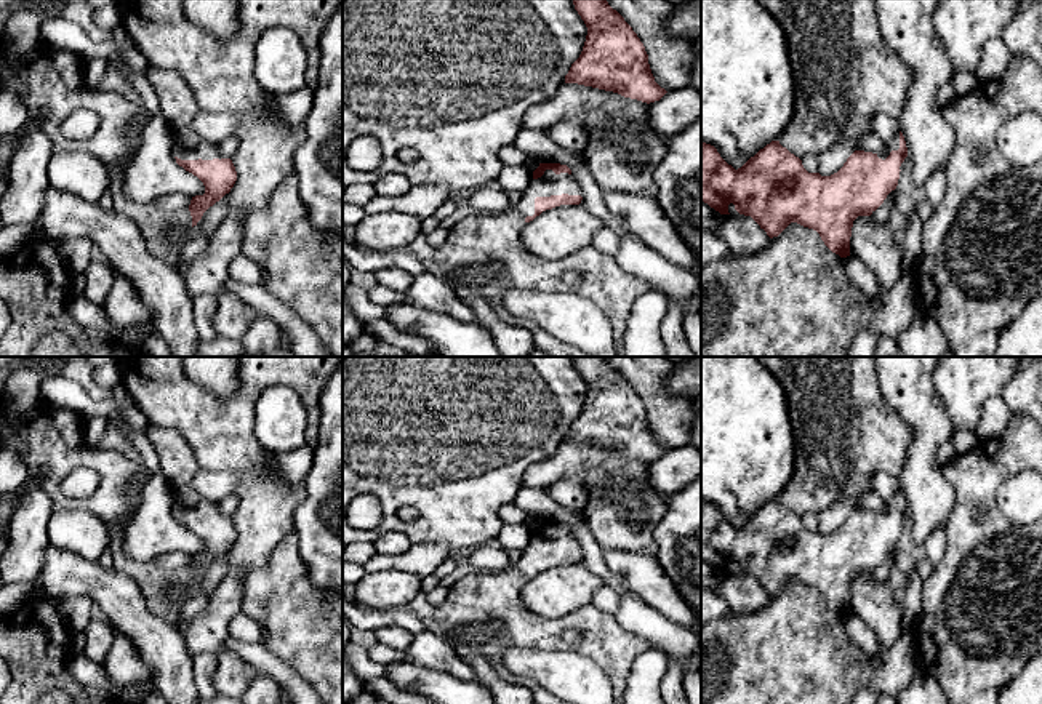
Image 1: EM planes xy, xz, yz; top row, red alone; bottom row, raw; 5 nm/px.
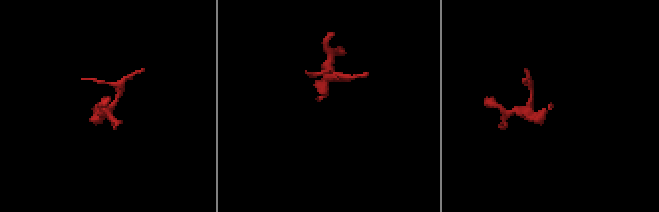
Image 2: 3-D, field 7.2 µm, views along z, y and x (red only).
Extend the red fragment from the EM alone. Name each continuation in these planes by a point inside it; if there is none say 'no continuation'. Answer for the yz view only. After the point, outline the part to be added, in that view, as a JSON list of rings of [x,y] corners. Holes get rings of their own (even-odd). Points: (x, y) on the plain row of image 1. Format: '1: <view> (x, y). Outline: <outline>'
1: yz (893, 503). Outline: [[[896,493],[890,501],[887,501],[887,509],[884,512],[877,512],[877,515],[885,518],[892,509],[898,507],[900,507],[900,493]]]

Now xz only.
1: xz (479, 597). Outline: [[[546,528],[541,536],[531,539],[531,542],[522,550],[520,558],[506,570],[495,573],[472,570],[458,582],[455,582],[448,589],[445,602],[435,606],[435,618],[453,646],[458,642],[455,634],[458,627],[499,622],[504,627],[504,635],[488,640],[485,645],[485,653],[488,654],[488,659],[498,677],[506,683],[528,688],[533,694],[535,704],[570,702],[565,702],[560,698],[547,693],[536,682],[509,672],[503,666],[503,651],[511,645],[549,651],[571,651],[594,659],[610,678],[618,704],[635,658],[648,650],[653,650],[653,646],[639,635],[626,630],[613,614],[600,611],[592,605],[559,619],[544,619],[523,606],[522,587],[525,576],[535,573],[535,557],[562,552],[581,554],[578,539],[573,533],[555,533],[552,528]]]

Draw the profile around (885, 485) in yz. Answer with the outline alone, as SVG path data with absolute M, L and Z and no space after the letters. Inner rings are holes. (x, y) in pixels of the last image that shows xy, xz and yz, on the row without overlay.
M876 472L871 477L871 491L880 496L884 501L890 501L896 493L900 493L901 485L898 475L887 472Z

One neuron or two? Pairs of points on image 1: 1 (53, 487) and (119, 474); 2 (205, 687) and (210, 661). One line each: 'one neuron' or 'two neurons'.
1: one neuron
2: one neuron

